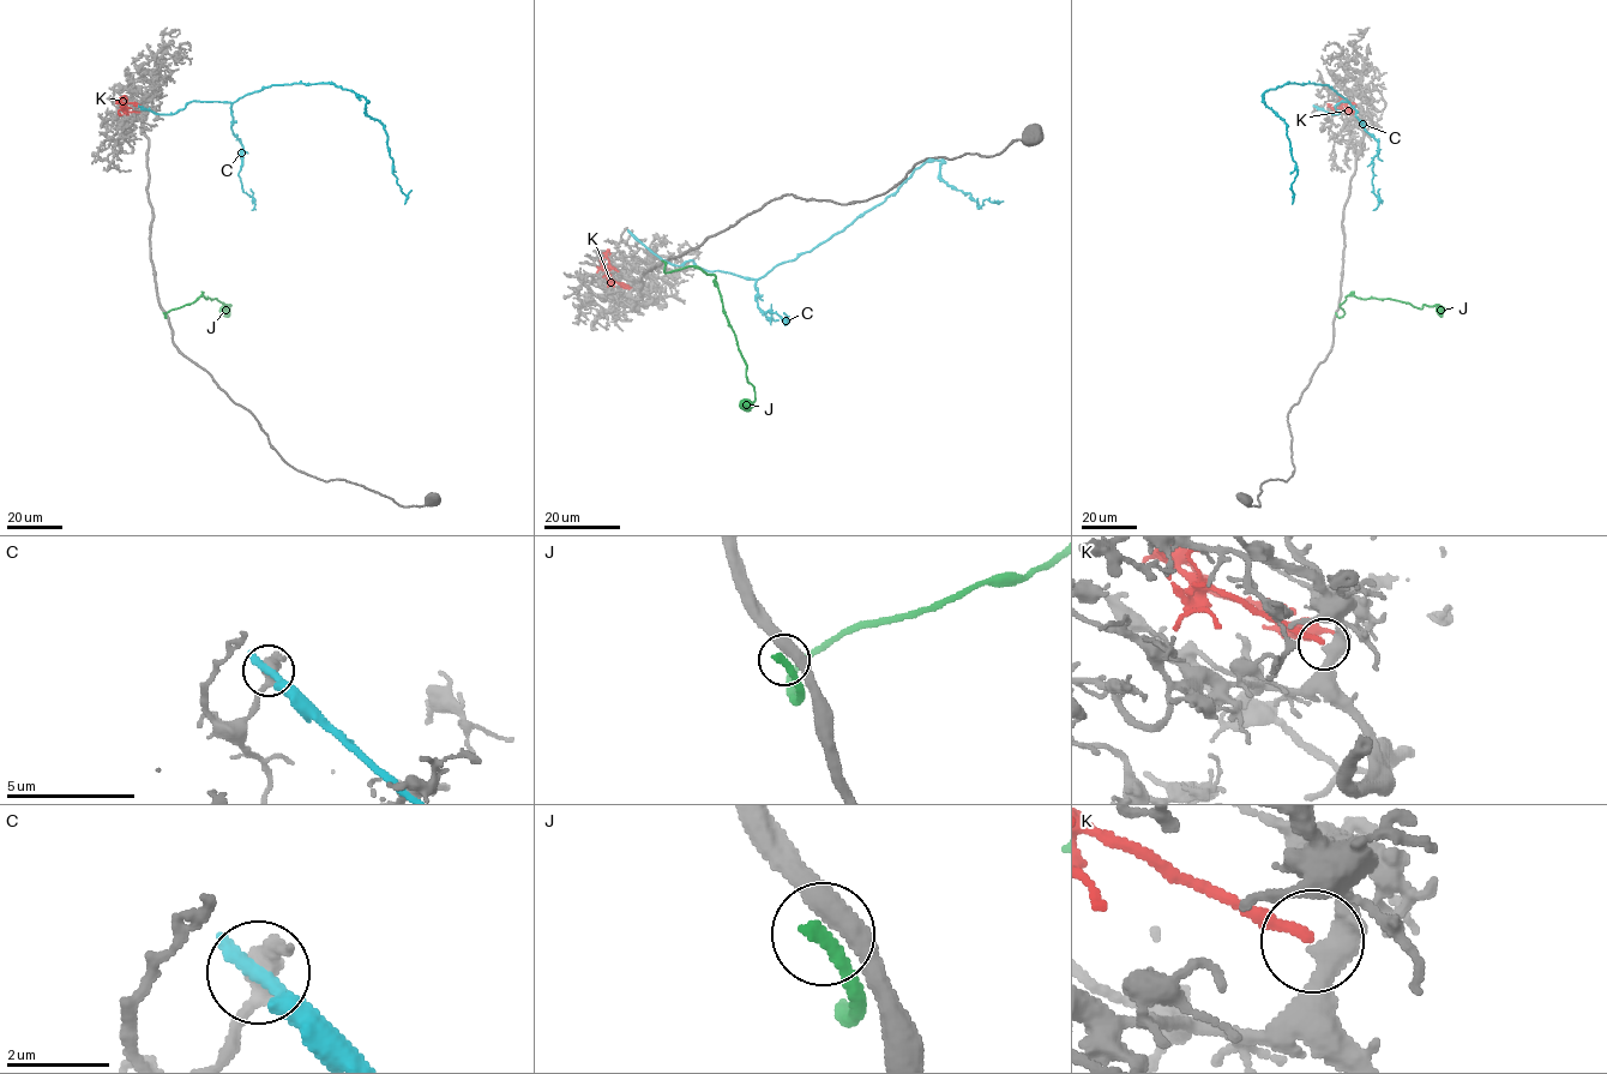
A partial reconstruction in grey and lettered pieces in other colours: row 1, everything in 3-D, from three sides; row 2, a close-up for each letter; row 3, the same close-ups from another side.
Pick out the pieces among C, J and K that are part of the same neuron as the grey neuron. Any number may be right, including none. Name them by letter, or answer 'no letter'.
K

